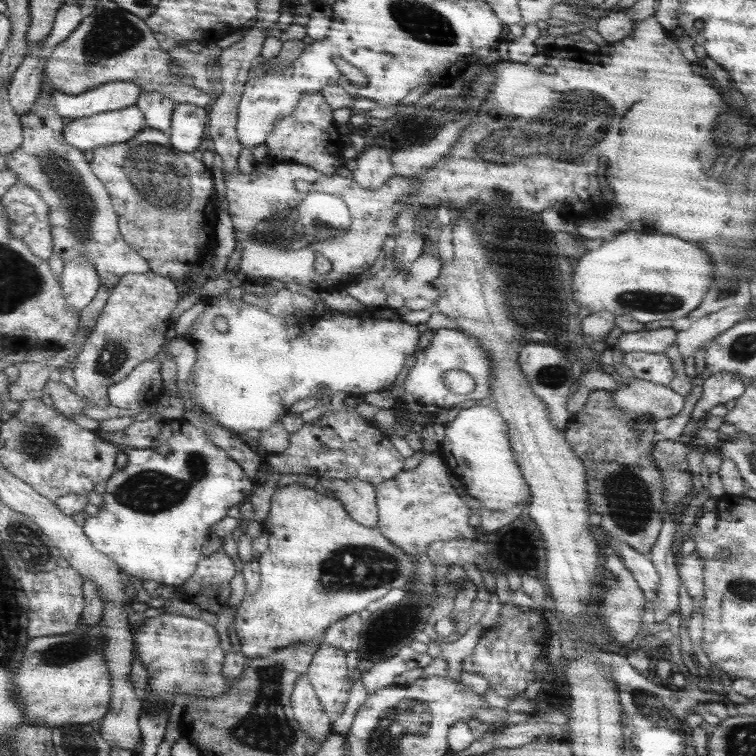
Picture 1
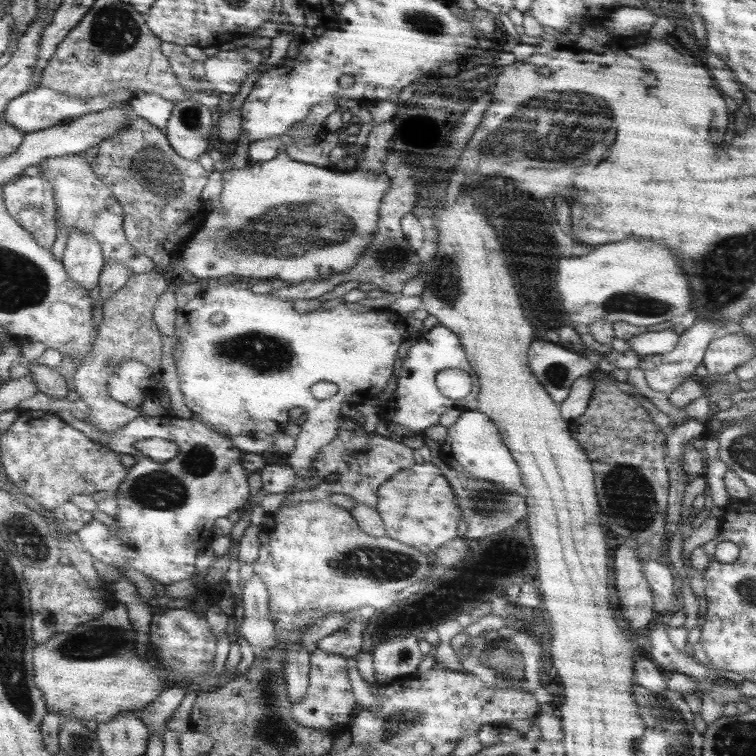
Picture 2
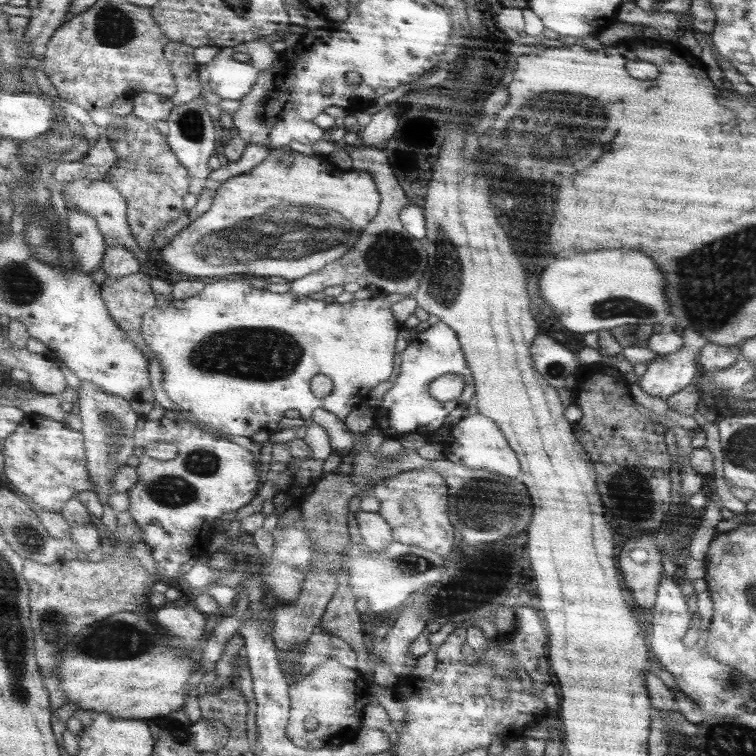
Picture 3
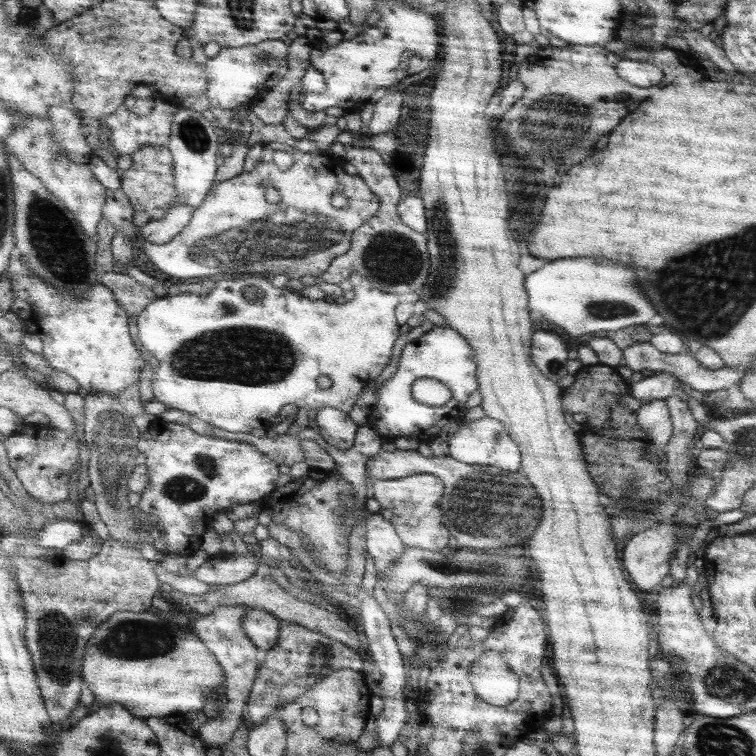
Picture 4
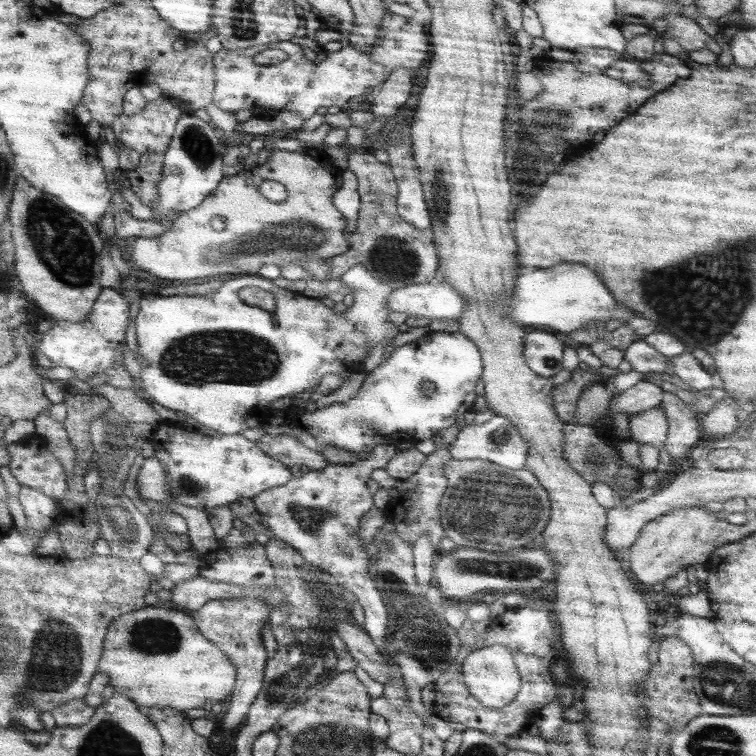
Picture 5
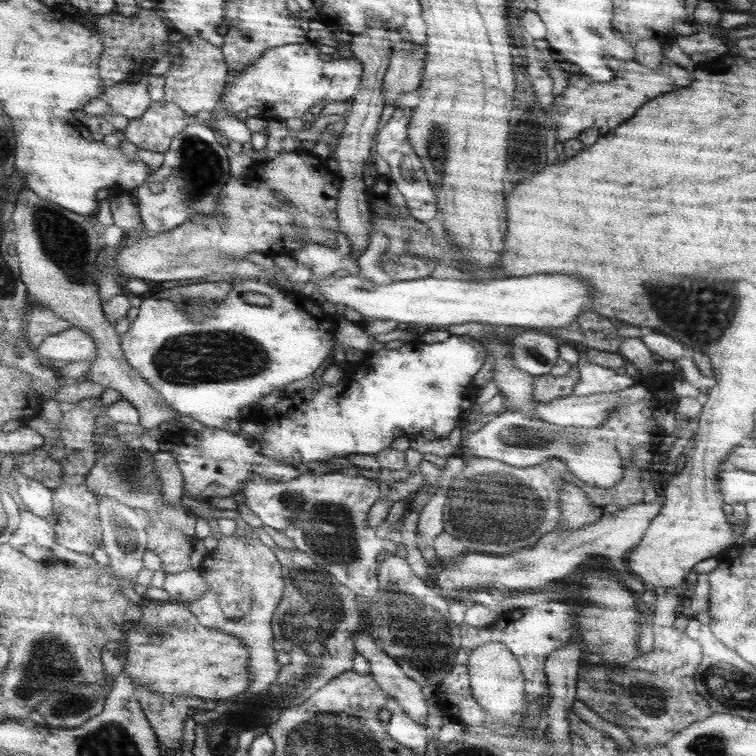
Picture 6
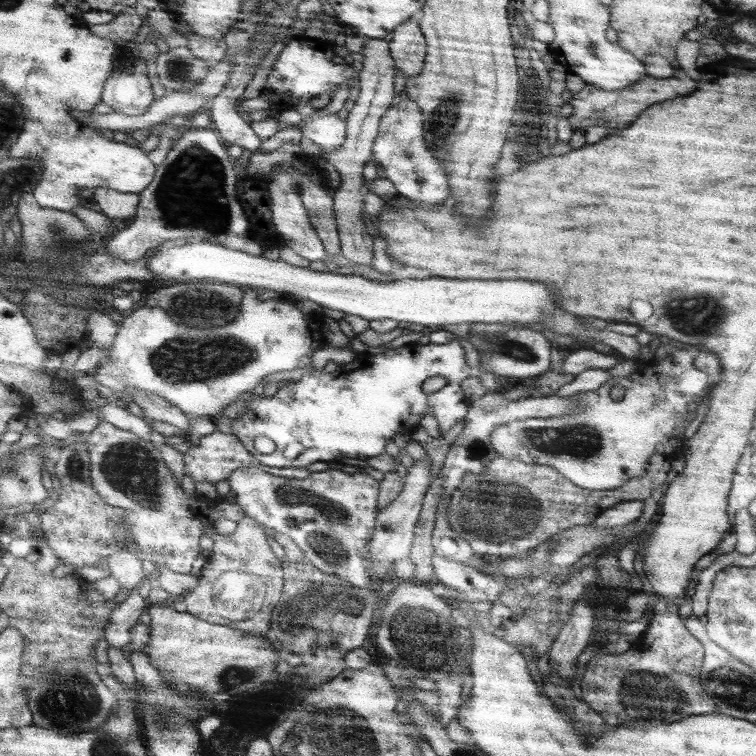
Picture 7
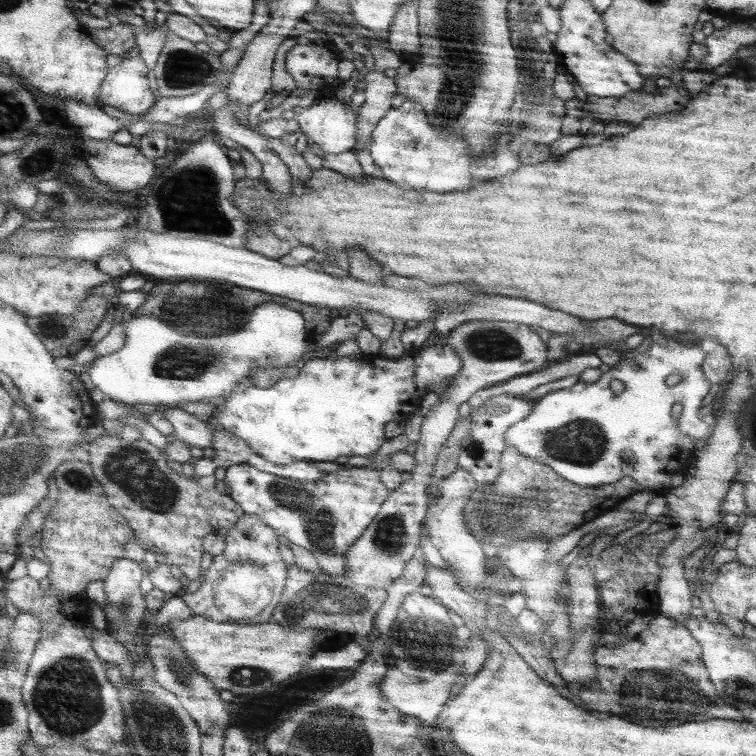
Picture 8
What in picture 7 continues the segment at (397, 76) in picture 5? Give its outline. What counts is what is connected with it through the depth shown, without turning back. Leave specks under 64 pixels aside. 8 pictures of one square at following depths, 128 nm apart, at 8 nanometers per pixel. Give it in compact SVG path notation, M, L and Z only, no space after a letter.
M411 20L393 28L388 37L388 51L394 69L401 72L405 80L420 74L424 61L425 43L422 32Z

